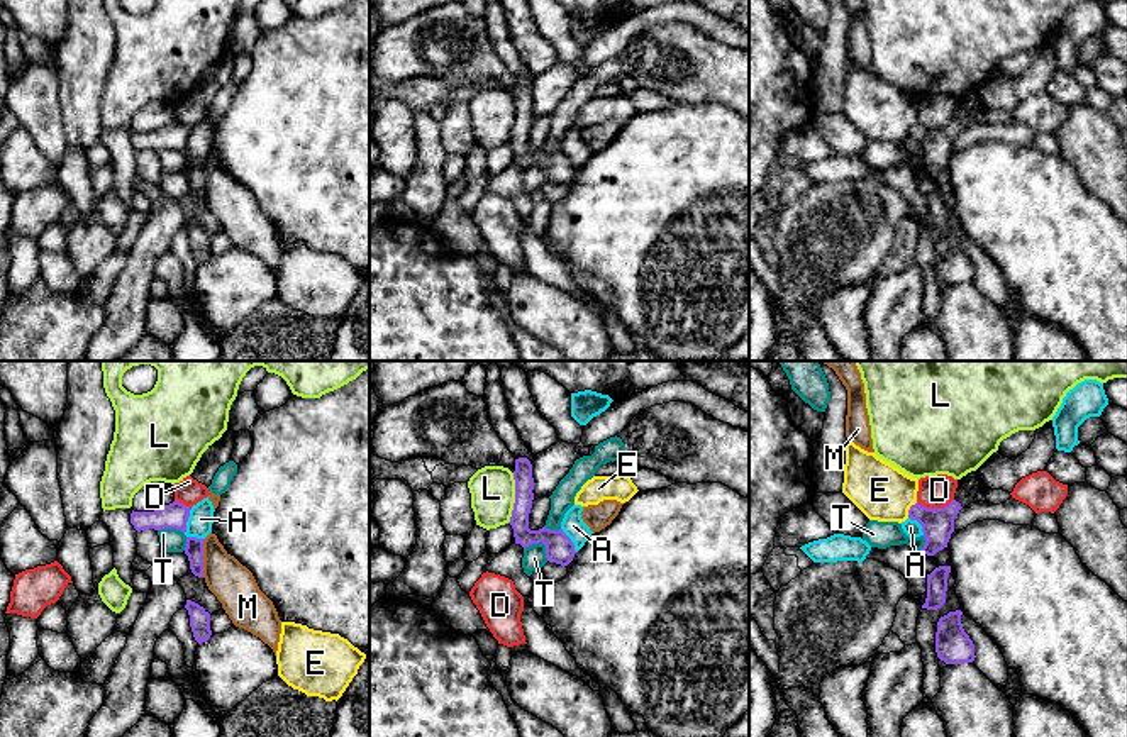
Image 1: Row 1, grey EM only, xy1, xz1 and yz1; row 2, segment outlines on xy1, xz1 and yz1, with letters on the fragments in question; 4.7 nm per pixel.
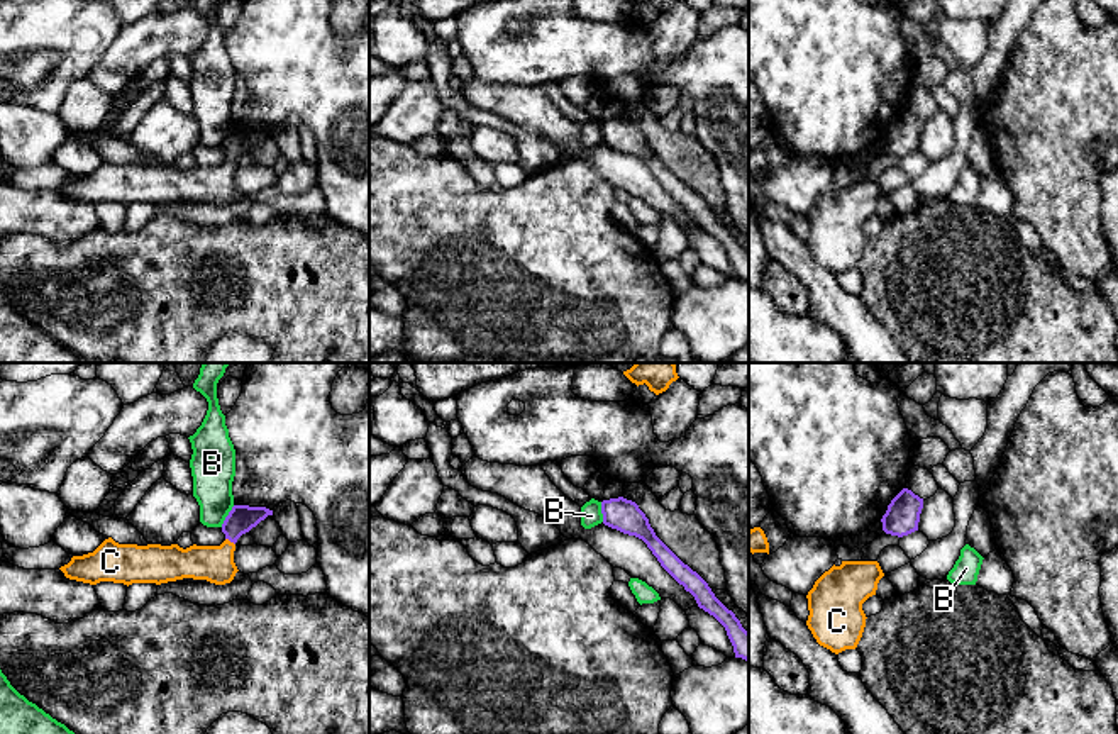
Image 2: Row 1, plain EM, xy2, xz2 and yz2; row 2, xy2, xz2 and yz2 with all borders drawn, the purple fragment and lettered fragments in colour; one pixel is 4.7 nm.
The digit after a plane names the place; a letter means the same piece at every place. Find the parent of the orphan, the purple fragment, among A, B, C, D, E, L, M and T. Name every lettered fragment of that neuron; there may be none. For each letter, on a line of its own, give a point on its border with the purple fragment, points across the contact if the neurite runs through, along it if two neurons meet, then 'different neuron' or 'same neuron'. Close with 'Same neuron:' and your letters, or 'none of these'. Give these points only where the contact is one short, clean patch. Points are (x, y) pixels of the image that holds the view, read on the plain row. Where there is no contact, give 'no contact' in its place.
A: meets purple in xy1 at (187, 141); border along xy1 (192, 129), (183, 153); different neuron
B: meets purple in xy2 at (227, 136); border along xy2 (234, 126), (221, 146); different neuron
C: meets purple in xy2 at (231, 161); runs through xy2 (241, 139), (232, 148), (231, 161), (214, 183); same neuron
D: meets purple in yz1 at (934, 129); border along yz1 (953, 119), (943, 127), (924, 127), (917, 122); different neuron
E: meets purple in yz1 at (910, 129); border along yz1 (917, 122), (910, 127), (907, 138); different neuron
L: meets purple in xz1 at (516, 119); border along xz1 (514, 94), (514, 129), (507, 143); different neuron
M: meets purple in xy1 at (202, 178); different neuron
T: meets purple in xz1 at (541, 161); border along xz1 (524, 170), (541, 163), (548, 180); different neuron
Same neuron: C

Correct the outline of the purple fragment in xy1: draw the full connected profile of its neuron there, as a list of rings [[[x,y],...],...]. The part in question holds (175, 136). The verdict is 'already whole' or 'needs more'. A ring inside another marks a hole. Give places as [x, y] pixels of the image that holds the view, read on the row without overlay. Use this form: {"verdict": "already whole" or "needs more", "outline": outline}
{"verdict": "already whole", "outline": [[[173,122],[164,125],[154,132],[134,132],[130,134],[130,144],[137,152],[141,151],[163,151],[163,149],[176,149],[183,154],[186,152],[186,142],[190,137],[190,127]]]}

